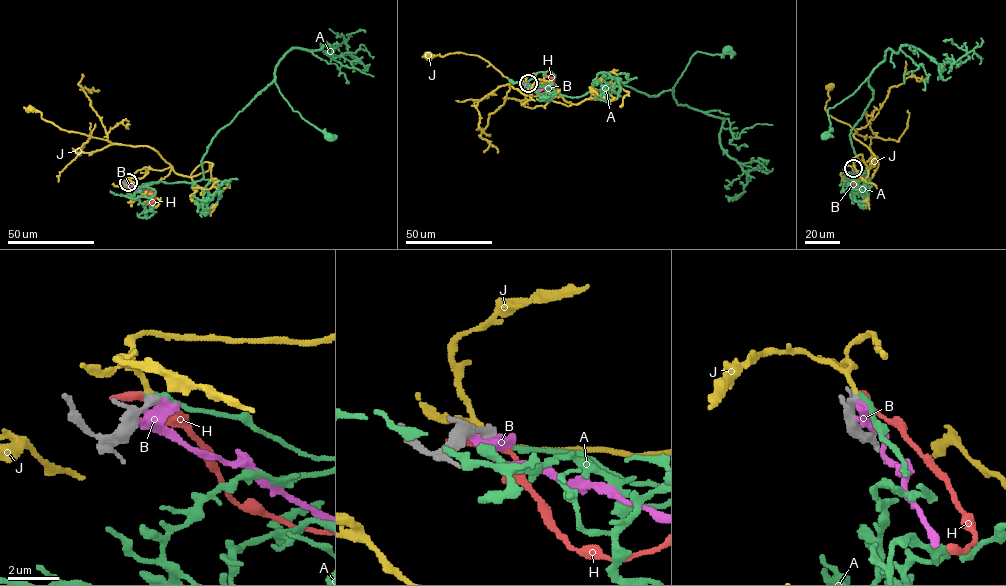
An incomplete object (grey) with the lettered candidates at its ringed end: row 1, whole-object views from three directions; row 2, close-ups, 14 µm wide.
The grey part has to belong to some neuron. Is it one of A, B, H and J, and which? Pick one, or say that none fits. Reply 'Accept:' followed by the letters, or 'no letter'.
Accept: J

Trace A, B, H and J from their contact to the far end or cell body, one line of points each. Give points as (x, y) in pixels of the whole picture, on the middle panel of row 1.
A: (528, 83), (579, 97), (602, 90), (609, 76), (657, 96), (673, 92), (697, 51), (727, 50)
B: (528, 84), (542, 89), (554, 84)
H: (528, 84), (534, 91), (539, 92), (554, 82), (546, 77)
J: (528, 83), (546, 84), (546, 98), (570, 105), (551, 81), (511, 82), (477, 55), (429, 56)

